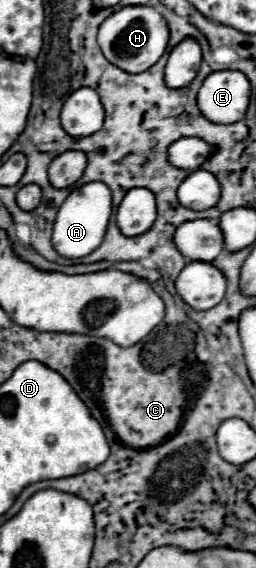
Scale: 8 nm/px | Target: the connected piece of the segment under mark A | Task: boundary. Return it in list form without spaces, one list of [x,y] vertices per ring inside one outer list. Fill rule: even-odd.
[[[91,181],[85,183],[77,189],[73,189],[69,193],[69,197],[65,199],[65,203],[61,205],[55,225],[53,225],[53,247],[59,255],[69,257],[69,259],[77,259],[77,257],[85,257],[91,251],[95,251],[103,237],[105,237],[105,229],[111,217],[111,191],[105,183],[101,181]]]

